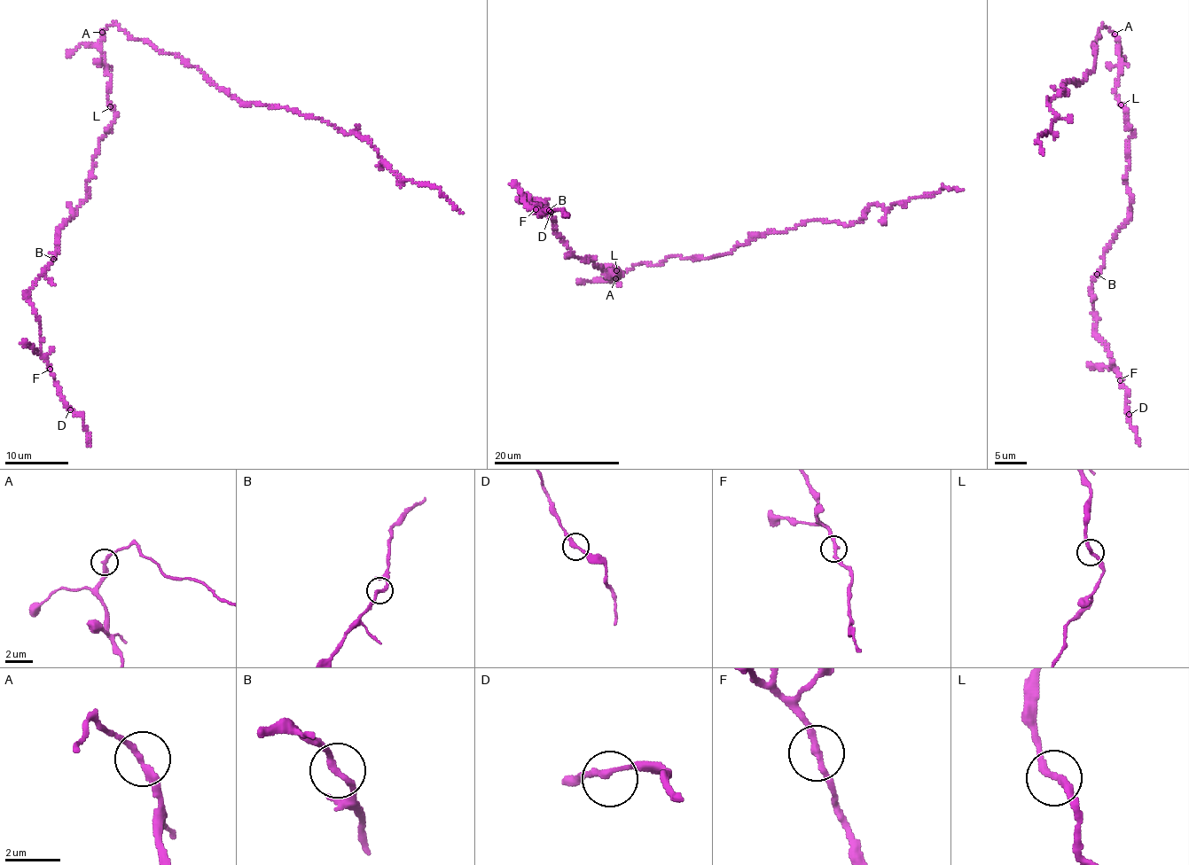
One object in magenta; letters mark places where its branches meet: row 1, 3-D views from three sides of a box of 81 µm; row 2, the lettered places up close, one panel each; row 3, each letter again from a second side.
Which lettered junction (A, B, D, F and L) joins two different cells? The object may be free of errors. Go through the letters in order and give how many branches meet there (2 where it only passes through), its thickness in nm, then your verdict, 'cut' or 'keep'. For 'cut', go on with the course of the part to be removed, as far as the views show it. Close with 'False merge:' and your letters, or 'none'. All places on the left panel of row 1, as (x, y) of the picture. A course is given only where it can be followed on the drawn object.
A: 2 | 240 nm | cut | (102, 33), (117, 25), (179, 56), (240, 102), (355, 131), (404, 180), (440, 190), (464, 214)
B: 2 | 240 nm | keep
D: 2 | 220 nm | keep
F: 2 | 240 nm | keep
L: 2 | 240 nm | keep
False merge: A

